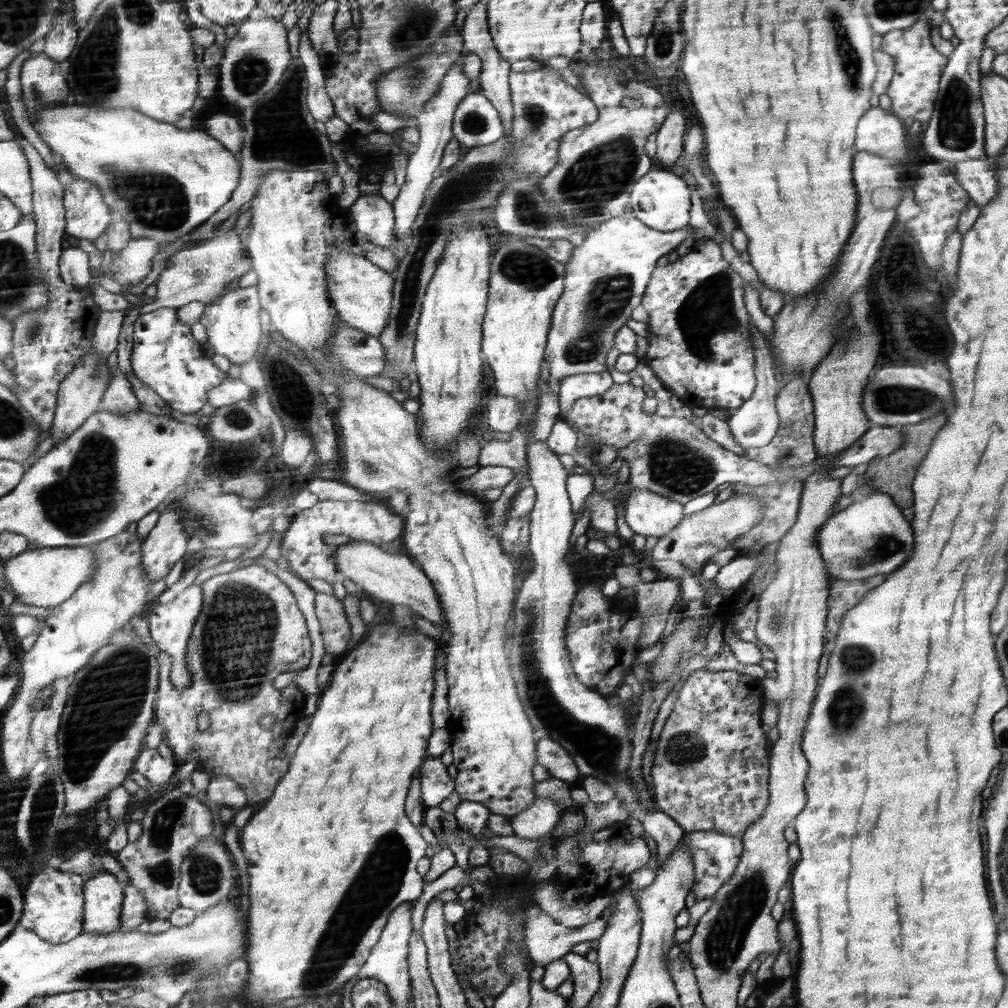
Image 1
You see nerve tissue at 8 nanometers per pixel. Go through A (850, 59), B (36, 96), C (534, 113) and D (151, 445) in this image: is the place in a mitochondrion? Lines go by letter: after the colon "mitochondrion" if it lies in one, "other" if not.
A: mitochondrion
B: mitochondrion
C: mitochondrion
D: other

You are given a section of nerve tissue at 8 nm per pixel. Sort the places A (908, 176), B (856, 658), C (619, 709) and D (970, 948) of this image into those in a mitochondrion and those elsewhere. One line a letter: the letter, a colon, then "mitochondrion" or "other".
A: other
B: mitochondrion
C: other
D: other

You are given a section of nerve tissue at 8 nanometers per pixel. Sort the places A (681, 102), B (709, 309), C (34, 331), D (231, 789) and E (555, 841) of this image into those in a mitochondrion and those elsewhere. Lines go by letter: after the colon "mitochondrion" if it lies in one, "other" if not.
A: other
B: mitochondrion
C: mitochondrion
D: other
E: other

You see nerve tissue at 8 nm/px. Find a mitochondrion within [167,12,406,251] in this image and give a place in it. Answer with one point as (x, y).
(283, 134)

